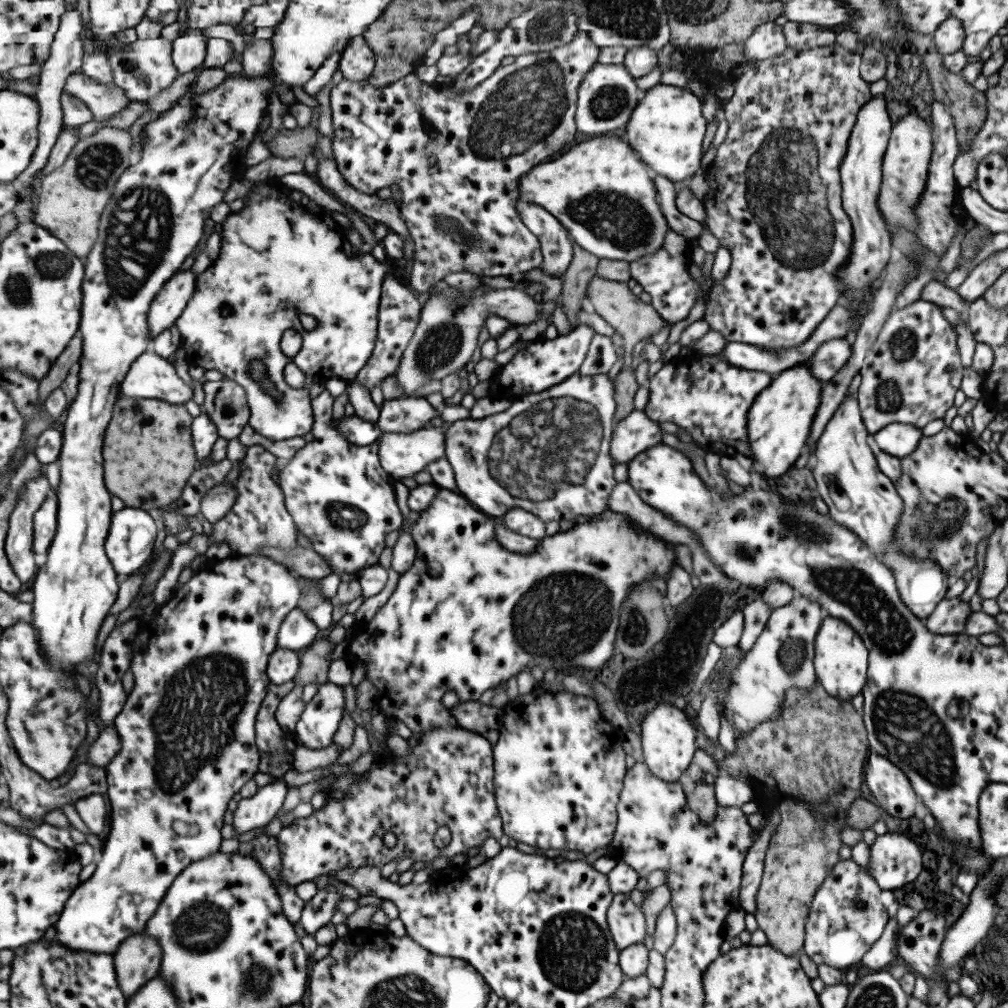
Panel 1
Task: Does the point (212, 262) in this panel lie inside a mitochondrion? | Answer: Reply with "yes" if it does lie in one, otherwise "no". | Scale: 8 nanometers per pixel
no

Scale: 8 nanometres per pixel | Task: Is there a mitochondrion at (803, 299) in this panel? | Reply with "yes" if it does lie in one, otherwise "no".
no

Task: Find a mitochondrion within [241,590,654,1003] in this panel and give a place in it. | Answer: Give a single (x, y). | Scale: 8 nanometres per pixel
(575, 962)

